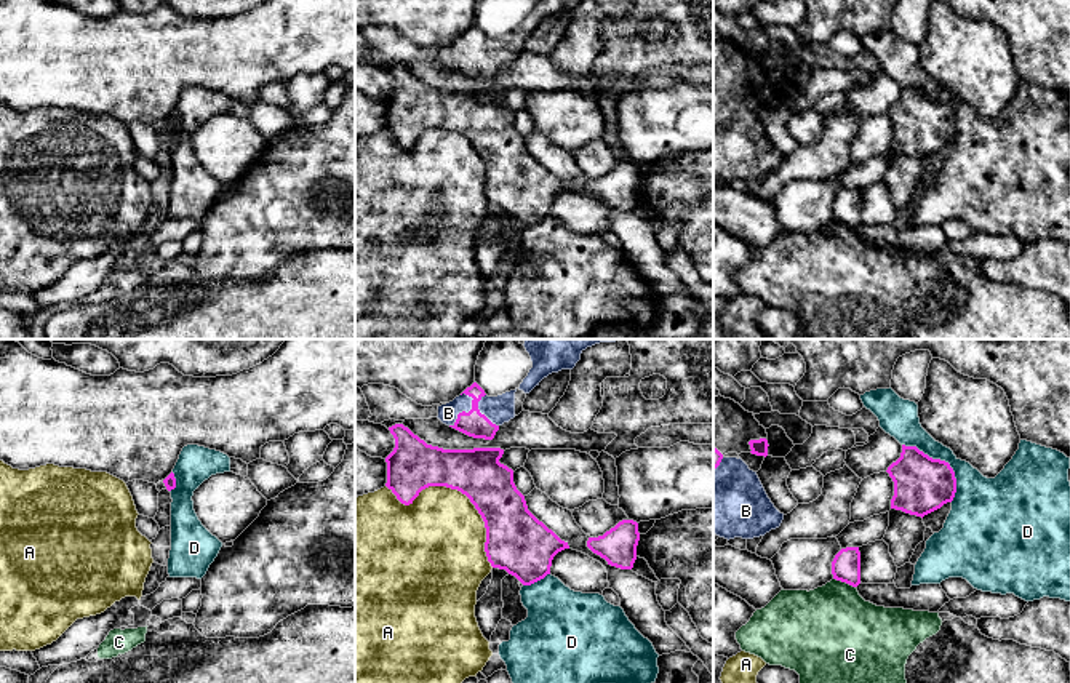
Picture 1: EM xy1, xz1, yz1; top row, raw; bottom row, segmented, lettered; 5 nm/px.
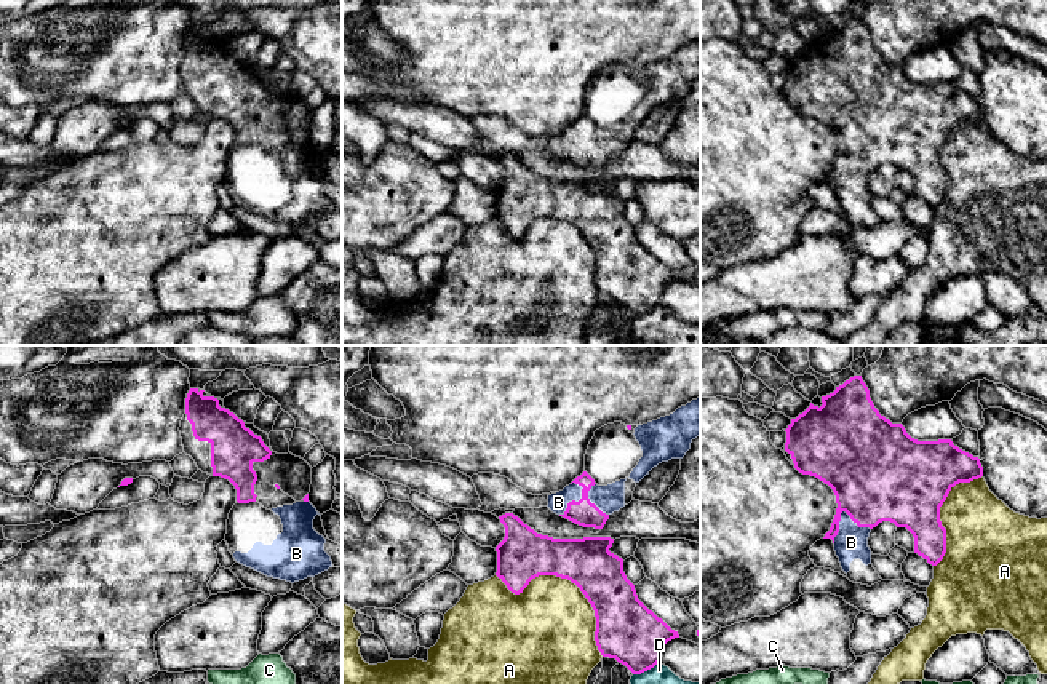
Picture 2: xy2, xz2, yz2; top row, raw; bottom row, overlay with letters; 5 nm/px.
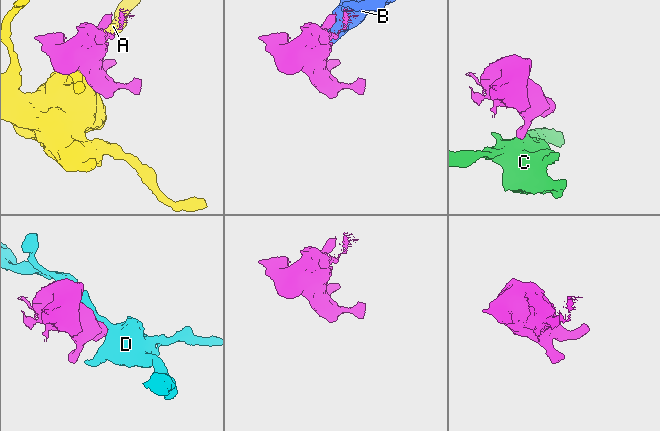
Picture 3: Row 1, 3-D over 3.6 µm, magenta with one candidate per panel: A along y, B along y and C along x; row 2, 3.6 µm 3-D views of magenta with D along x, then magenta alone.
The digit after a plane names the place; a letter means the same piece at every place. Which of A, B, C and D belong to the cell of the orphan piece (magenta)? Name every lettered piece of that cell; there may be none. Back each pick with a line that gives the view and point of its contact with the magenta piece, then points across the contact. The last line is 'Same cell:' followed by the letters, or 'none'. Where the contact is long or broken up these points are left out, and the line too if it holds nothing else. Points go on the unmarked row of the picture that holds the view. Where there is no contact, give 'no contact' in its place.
B: meets magenta in yz2 at (841, 154)
Same cell: B

